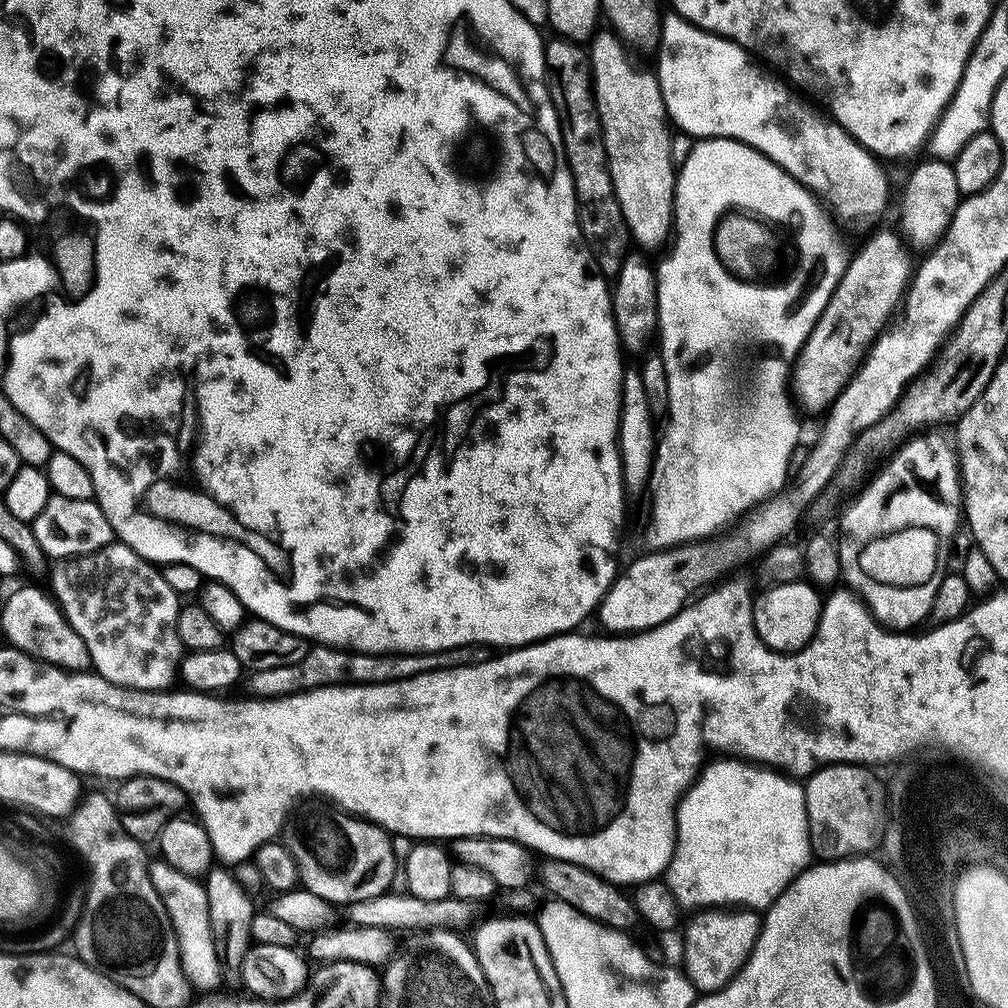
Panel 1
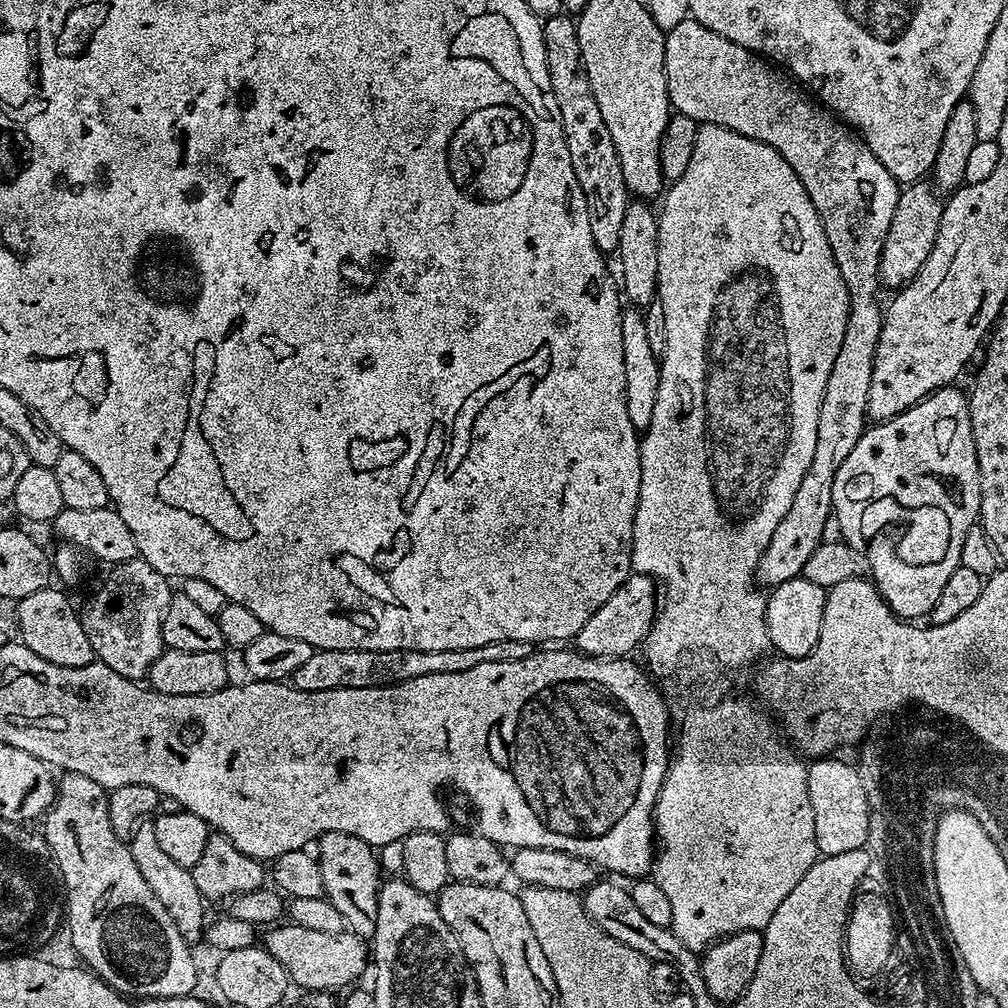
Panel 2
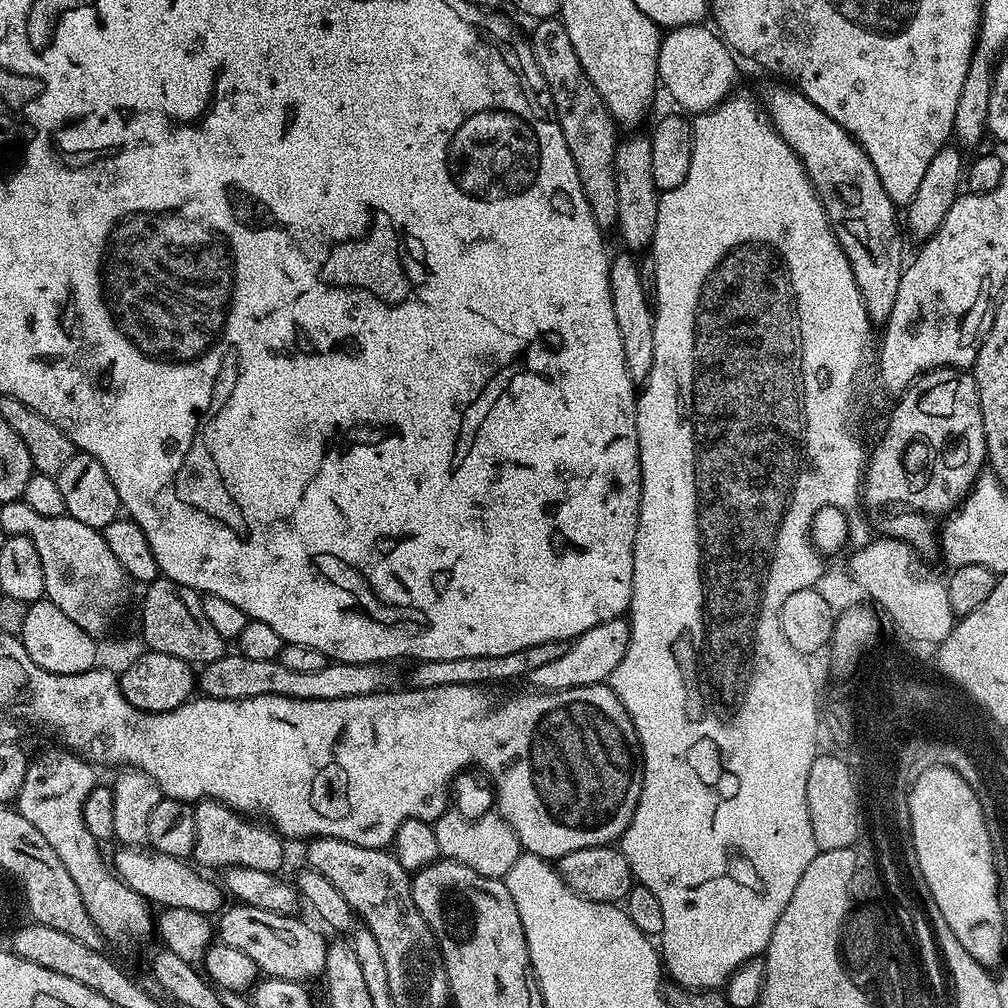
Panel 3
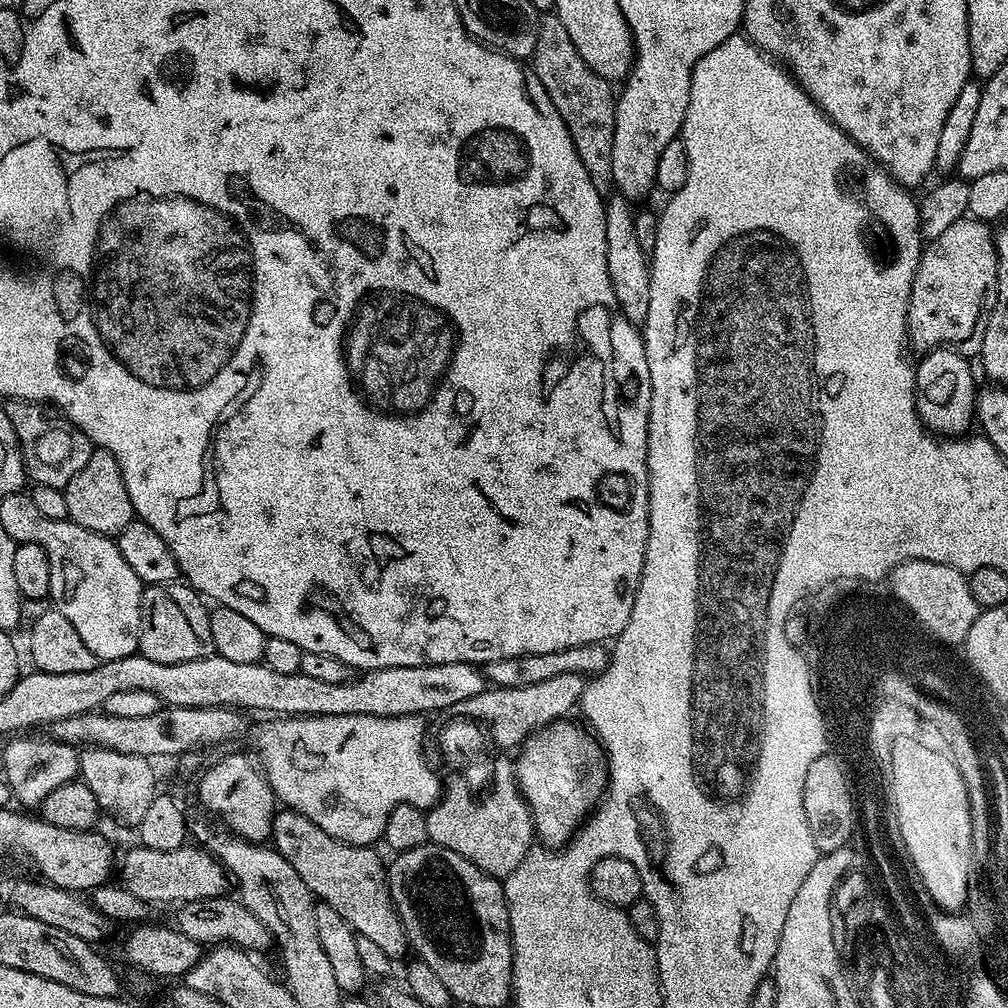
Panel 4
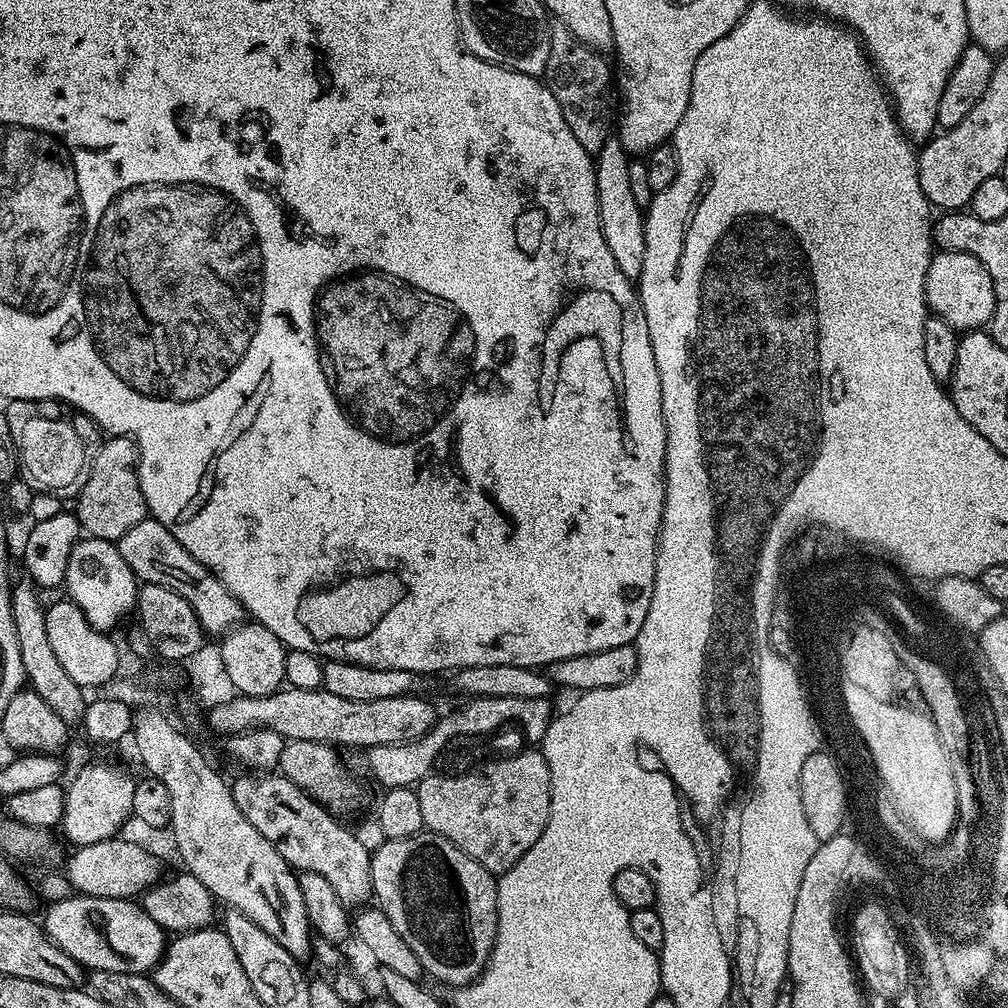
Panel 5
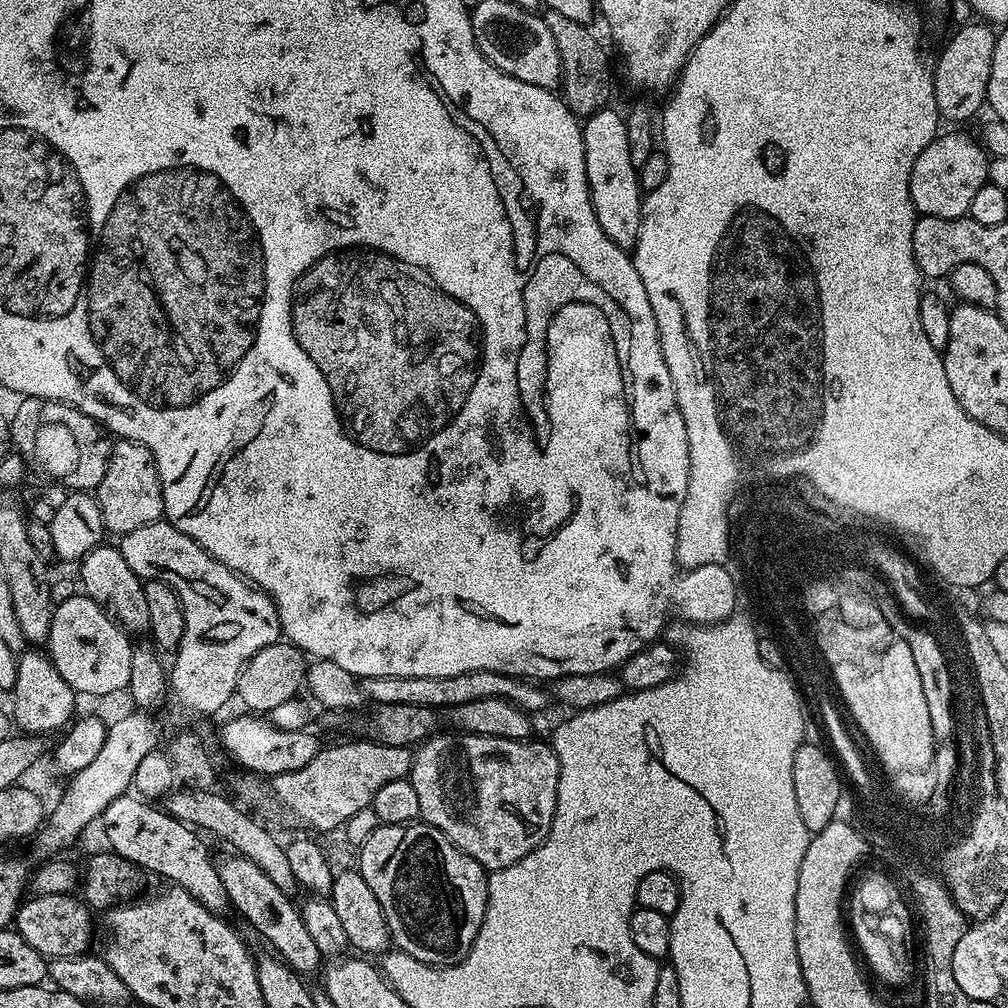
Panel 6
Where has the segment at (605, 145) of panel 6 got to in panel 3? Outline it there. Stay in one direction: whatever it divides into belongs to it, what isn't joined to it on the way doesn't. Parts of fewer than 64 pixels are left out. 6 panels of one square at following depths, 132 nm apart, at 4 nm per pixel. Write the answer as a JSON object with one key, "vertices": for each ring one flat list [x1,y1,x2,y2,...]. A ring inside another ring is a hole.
{"vertices":[[620,250,617,256,613,255,608,266,608,285,614,306,614,318,618,322,618,334,622,337,622,346,626,354,628,372,633,381,643,382,648,379,654,362,656,318,650,298,646,290,642,290,637,261,637,257,628,250]]}

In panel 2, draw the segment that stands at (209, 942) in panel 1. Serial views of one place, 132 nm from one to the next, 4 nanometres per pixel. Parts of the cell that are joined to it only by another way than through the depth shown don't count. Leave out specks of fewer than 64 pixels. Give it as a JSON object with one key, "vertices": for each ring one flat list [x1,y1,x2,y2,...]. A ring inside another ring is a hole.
{"vertices":[[141,823,131,833,130,847,134,866,138,866,142,878,146,878,146,886,150,886,150,890,154,890,154,898,158,898,158,902,162,902,162,906,166,906,166,914,170,914,174,926,178,926,178,934,182,934,182,938,189,942,195,942,199,936,201,939,206,932,204,895,198,890,198,886,194,886,191,871,178,866,178,862,174,862,174,858,168,857,162,850,162,846,158,846,158,838,154,838,154,823]]}

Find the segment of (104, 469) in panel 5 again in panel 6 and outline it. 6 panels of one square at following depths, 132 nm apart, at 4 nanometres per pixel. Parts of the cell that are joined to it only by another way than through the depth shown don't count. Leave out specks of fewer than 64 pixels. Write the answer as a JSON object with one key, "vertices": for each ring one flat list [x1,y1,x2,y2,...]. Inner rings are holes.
{"vertices":[[120,438,113,443,106,474,102,474,102,482,94,490,94,495,102,510,102,522,109,533,138,530,138,526,150,526,164,516,162,486,154,454,136,440]]}

